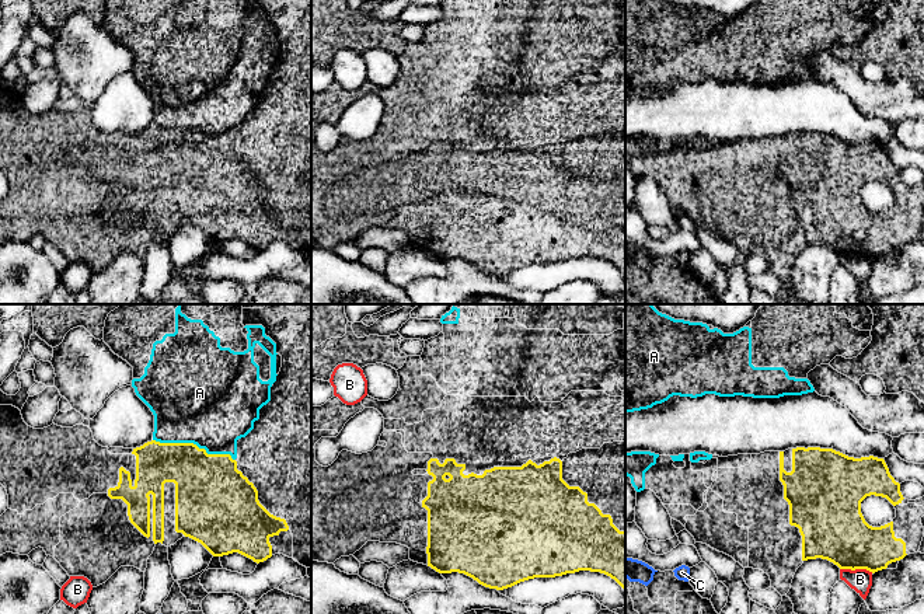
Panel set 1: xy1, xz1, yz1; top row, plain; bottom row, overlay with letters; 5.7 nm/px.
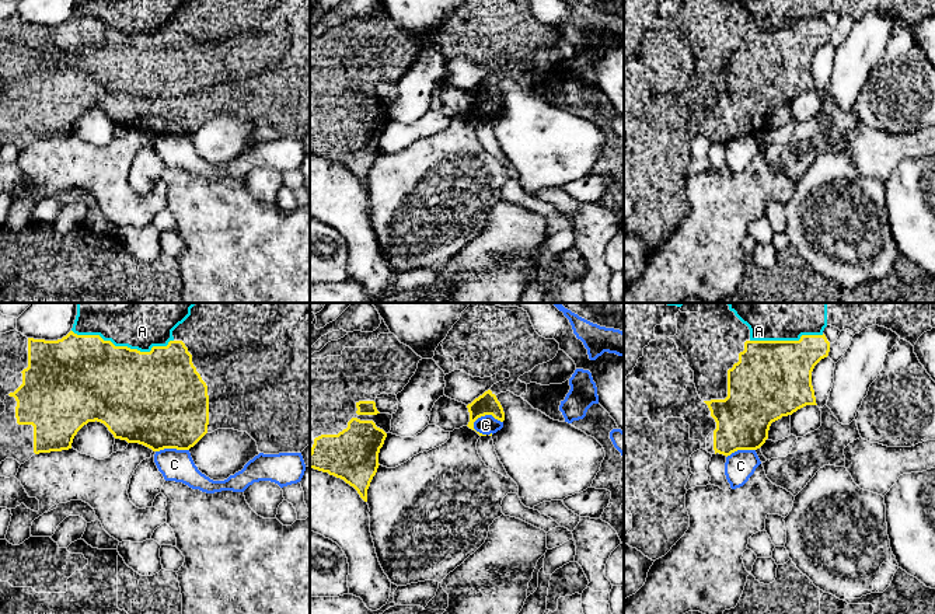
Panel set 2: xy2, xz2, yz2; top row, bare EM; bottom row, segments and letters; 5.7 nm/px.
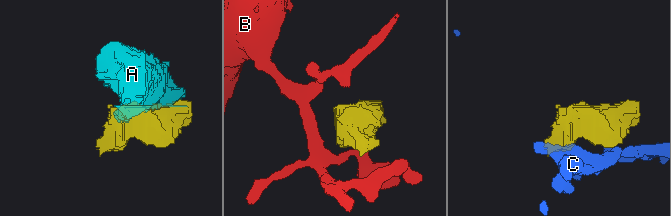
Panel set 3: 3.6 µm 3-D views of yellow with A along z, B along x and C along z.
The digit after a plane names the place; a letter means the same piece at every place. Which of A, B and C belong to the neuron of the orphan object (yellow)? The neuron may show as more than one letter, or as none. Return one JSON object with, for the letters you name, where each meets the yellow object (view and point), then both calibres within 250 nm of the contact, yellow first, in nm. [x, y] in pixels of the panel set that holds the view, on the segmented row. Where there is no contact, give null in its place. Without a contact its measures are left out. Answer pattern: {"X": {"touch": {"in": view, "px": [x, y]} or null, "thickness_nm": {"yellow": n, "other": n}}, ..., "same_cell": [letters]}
{"same_cell": []}

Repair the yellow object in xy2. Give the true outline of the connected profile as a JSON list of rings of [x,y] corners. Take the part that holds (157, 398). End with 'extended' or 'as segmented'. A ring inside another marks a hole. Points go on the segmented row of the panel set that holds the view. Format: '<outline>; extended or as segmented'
[[[196,303],[191,315],[172,331],[172,336],[167,346],[140,352],[115,346],[100,335],[77,335],[73,331],[57,341],[27,338],[17,329],[0,334],[0,464],[6,458],[24,464],[34,454],[69,450],[77,432],[95,421],[104,423],[115,439],[139,443],[153,451],[189,450],[206,433],[217,429],[247,432],[264,454],[301,453],[310,446],[310,303]]]; extended

